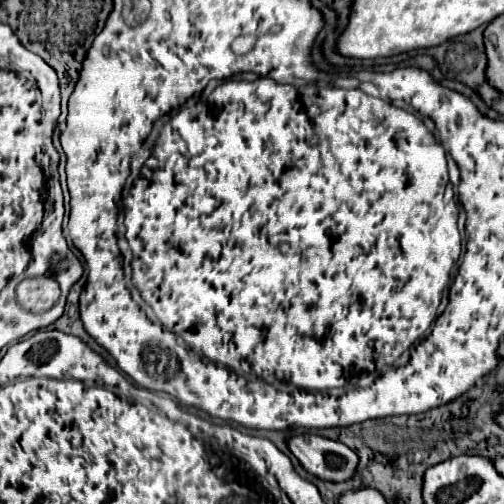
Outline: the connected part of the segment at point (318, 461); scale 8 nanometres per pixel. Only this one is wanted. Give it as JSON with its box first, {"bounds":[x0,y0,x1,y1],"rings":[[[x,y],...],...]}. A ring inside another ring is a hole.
{"bounds":[289,435,359,483],"rings":[[[297,435],[293,439],[289,439],[289,449],[291,453],[299,459],[299,463],[303,465],[303,469],[323,481],[333,481],[333,483],[341,483],[347,481],[355,475],[357,465],[359,465],[359,457],[353,449],[349,449],[347,445],[339,443],[339,441],[331,441],[319,435]],[[327,453],[337,453],[341,457],[345,457],[345,465],[343,469],[329,469],[325,455]]]}

